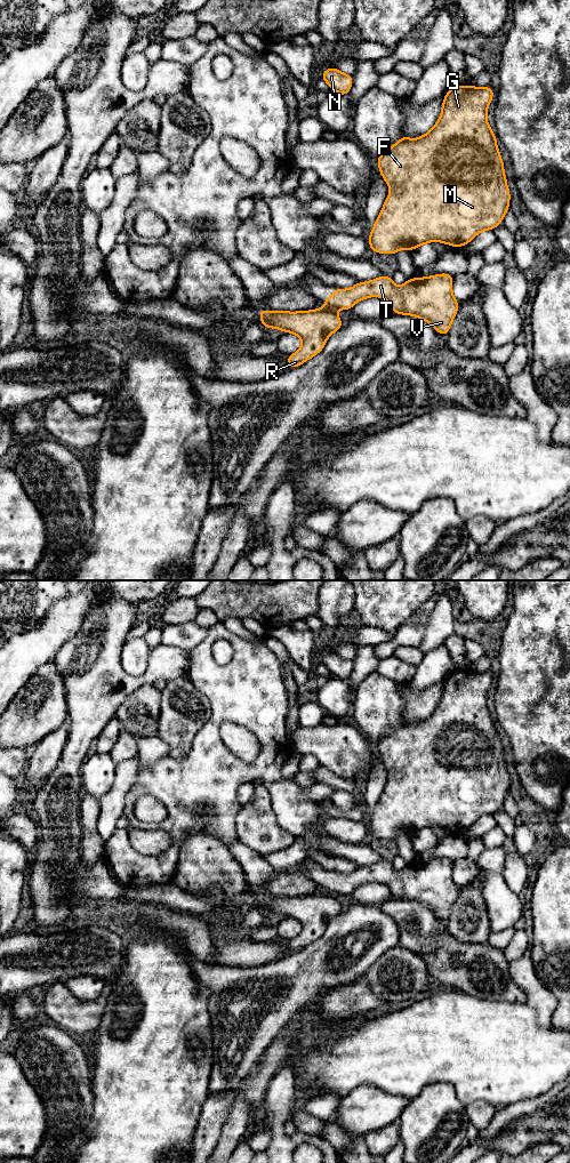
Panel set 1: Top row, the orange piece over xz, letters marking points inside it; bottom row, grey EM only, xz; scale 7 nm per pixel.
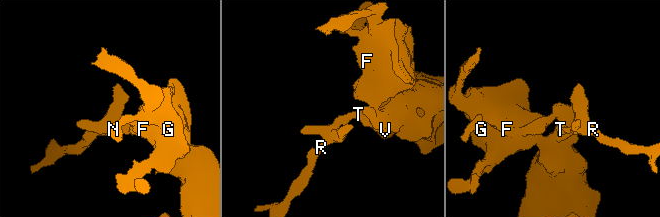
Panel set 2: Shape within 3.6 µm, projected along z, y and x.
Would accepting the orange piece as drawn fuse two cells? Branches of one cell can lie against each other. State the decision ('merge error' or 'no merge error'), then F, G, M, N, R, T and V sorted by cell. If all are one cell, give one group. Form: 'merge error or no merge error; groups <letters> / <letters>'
merge error; groups F G M N T V / R

